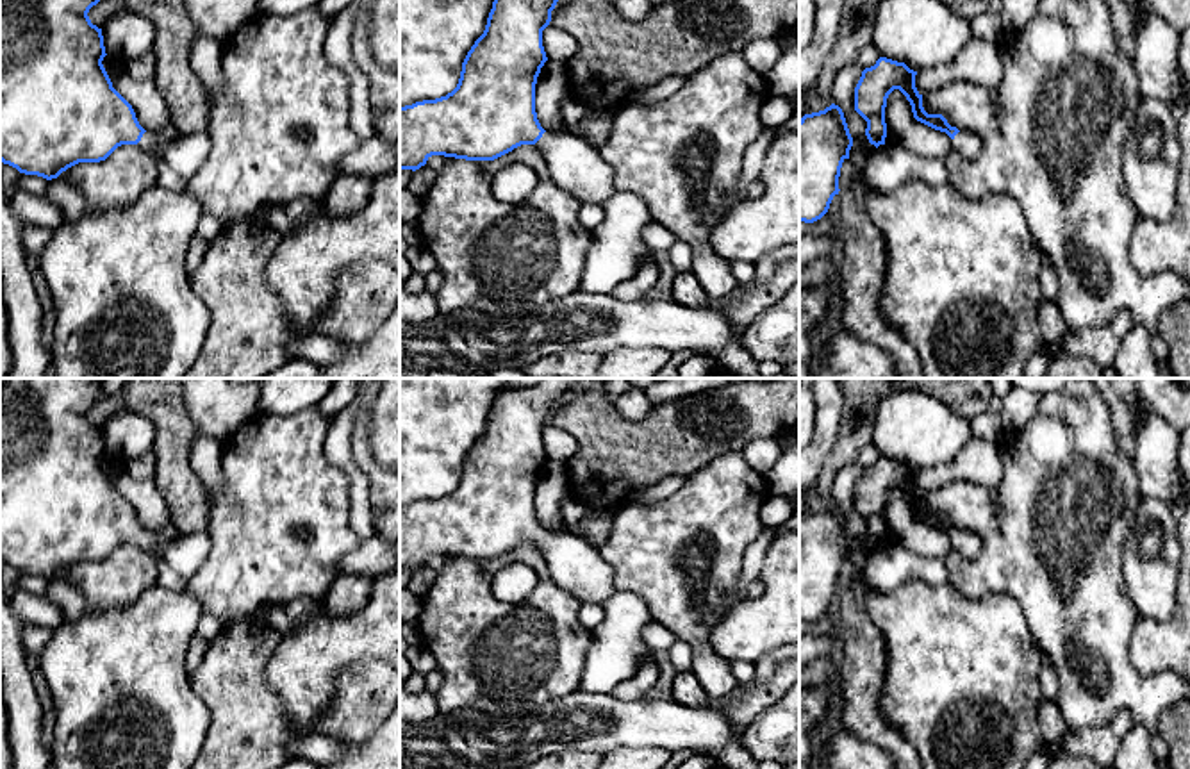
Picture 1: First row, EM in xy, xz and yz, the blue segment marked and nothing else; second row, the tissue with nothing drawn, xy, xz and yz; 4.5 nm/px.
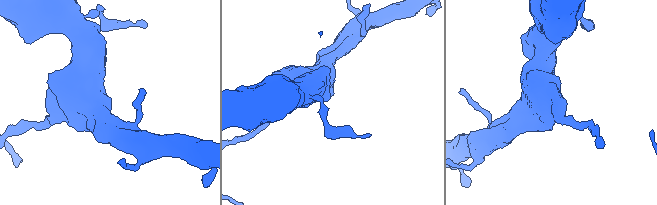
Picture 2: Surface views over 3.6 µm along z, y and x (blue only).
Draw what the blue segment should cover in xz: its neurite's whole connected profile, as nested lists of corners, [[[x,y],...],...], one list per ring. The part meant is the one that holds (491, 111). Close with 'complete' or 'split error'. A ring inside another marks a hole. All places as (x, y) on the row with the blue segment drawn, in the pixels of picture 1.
[[[494,0],[483,34],[467,52],[457,87],[446,96],[400,107],[400,170],[419,170],[432,155],[466,161],[494,161],[521,145],[535,145],[548,164],[557,186],[574,196],[578,203],[603,205],[617,189],[614,170],[599,152],[574,132],[546,132],[535,112],[535,84],[548,61],[542,30],[551,21],[558,0]]]; split error

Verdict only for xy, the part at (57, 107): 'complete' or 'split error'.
split error

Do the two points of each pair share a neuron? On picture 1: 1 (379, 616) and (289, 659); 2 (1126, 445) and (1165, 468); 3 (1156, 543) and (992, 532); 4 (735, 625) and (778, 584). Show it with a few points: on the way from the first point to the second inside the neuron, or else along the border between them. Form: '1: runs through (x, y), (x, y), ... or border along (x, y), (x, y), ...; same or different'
1: runs through (357, 637), (325, 646), (311, 659); same
2: border along (1137, 434), (1130, 455); different
3: border along (1139, 502), (1133, 521), (1121, 541); different
4: runs through (748, 621), (773, 596); same

